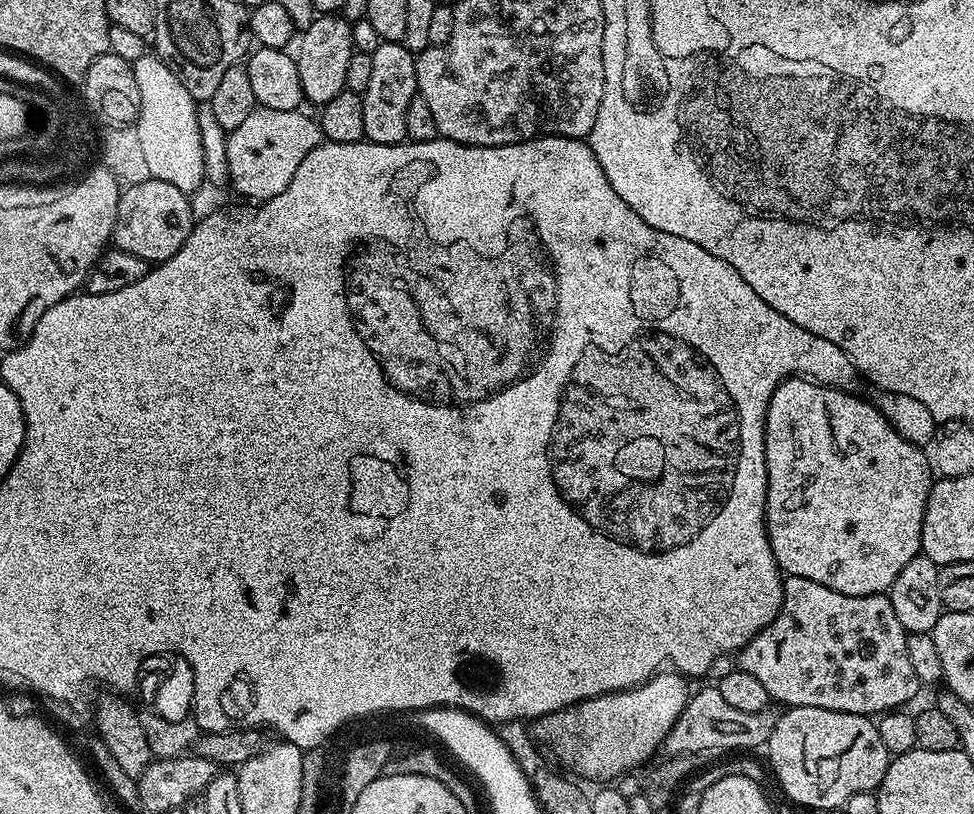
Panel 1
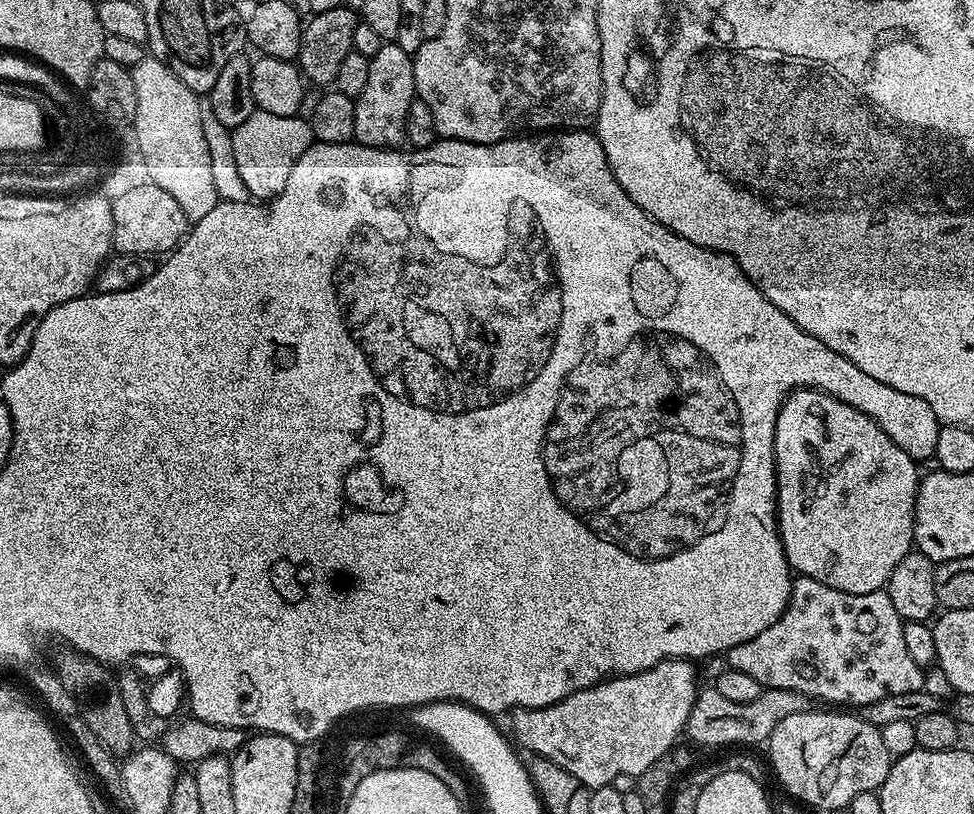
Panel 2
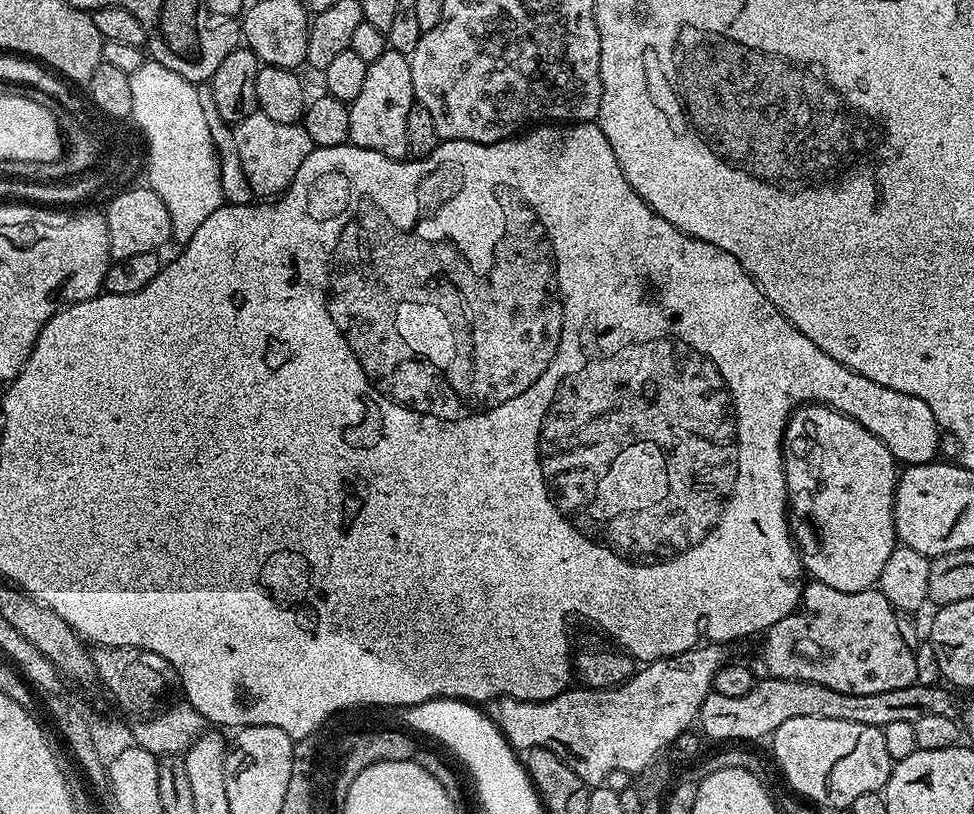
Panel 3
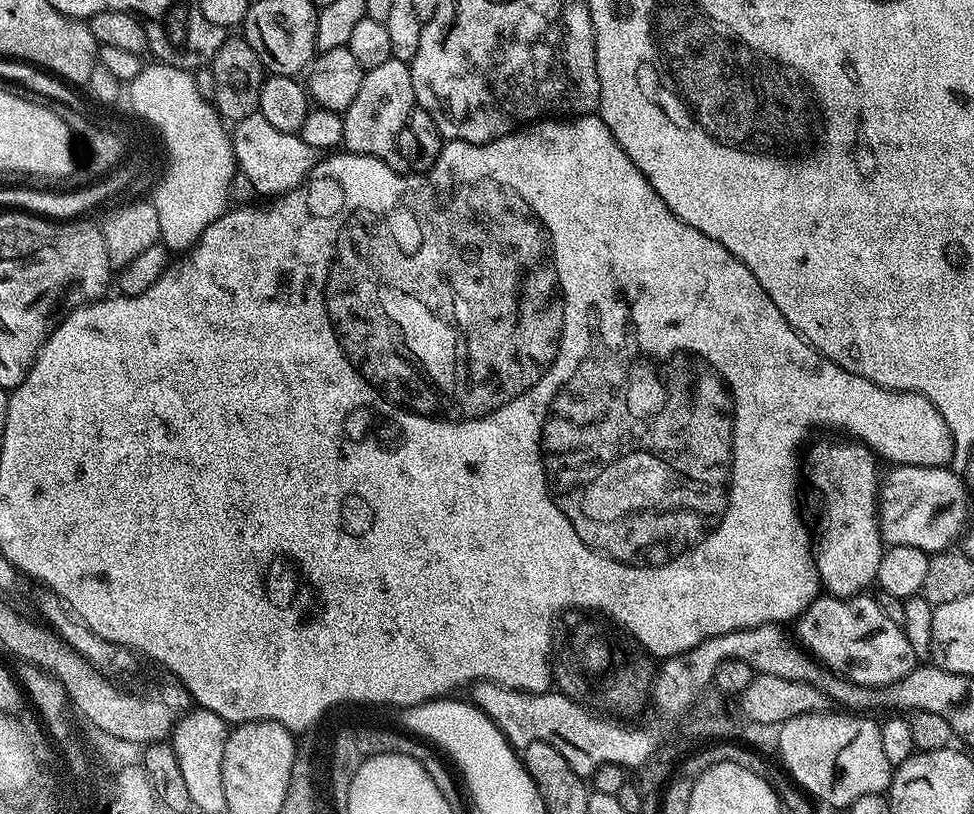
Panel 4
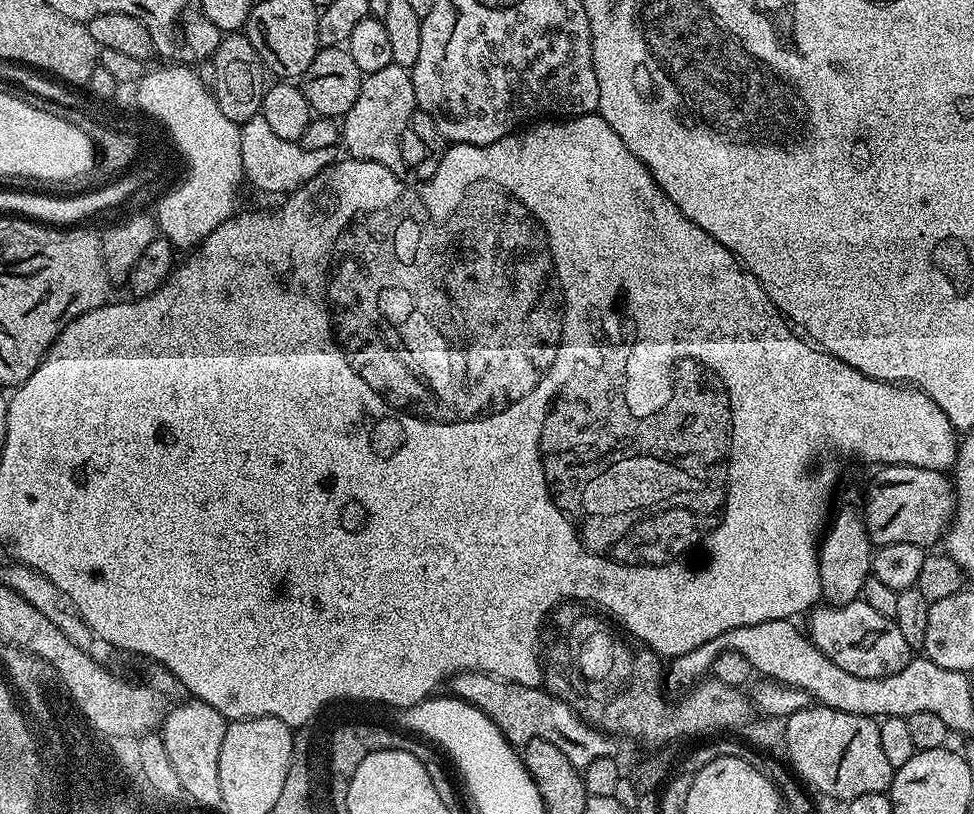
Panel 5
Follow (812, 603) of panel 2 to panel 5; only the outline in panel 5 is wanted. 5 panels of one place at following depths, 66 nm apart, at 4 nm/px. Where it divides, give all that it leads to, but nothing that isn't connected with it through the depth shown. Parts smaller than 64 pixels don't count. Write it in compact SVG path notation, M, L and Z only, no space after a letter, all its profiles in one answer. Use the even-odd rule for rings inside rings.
M863 598L852 600L849 604L817 606L811 609L808 618L806 632L815 648L822 650L822 654L826 654L834 666L842 666L842 670L858 678L882 678L898 674L898 670L913 659L914 652L899 623L886 618L886 614L878 614L878 610L874 610L874 606L867 604Z

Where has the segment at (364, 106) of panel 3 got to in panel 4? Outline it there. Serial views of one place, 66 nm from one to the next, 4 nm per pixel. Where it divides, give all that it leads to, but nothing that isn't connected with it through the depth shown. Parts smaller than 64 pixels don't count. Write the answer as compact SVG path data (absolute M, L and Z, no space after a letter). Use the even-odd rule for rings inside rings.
M387 60L382 66L367 69L362 78L362 87L354 102L342 114L344 119L343 147L354 154L373 156L395 172L407 173L408 160L400 153L400 135L405 135L408 119L417 107L412 81L412 69L405 61Z

